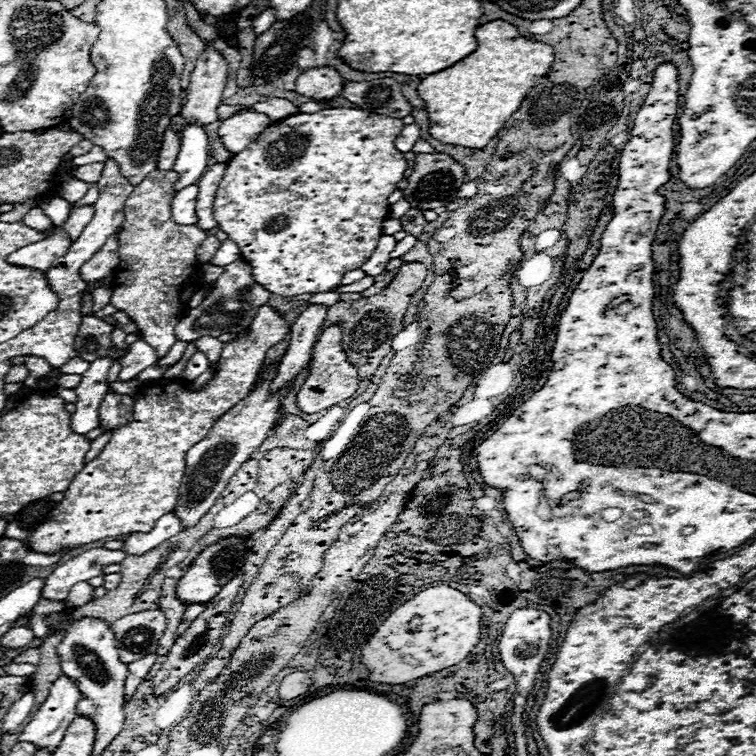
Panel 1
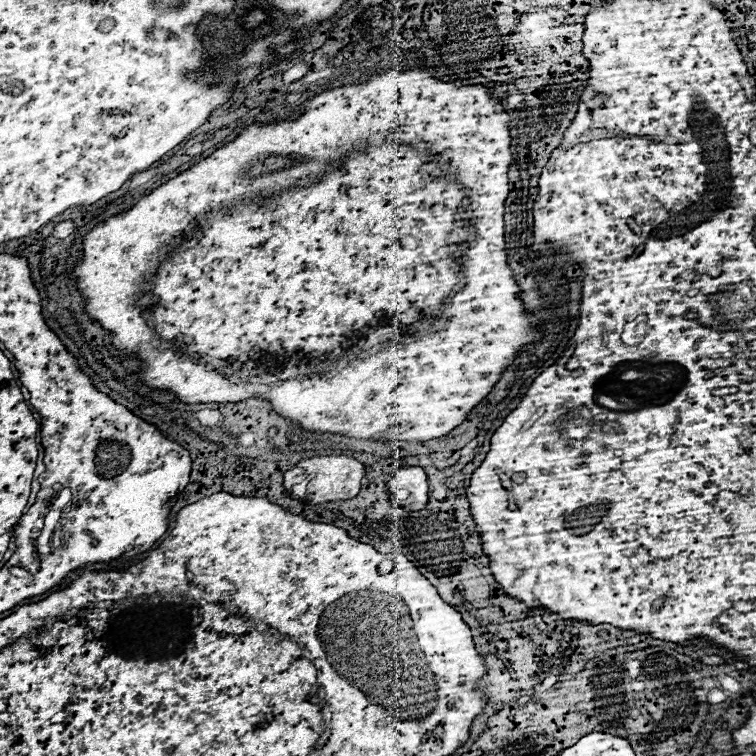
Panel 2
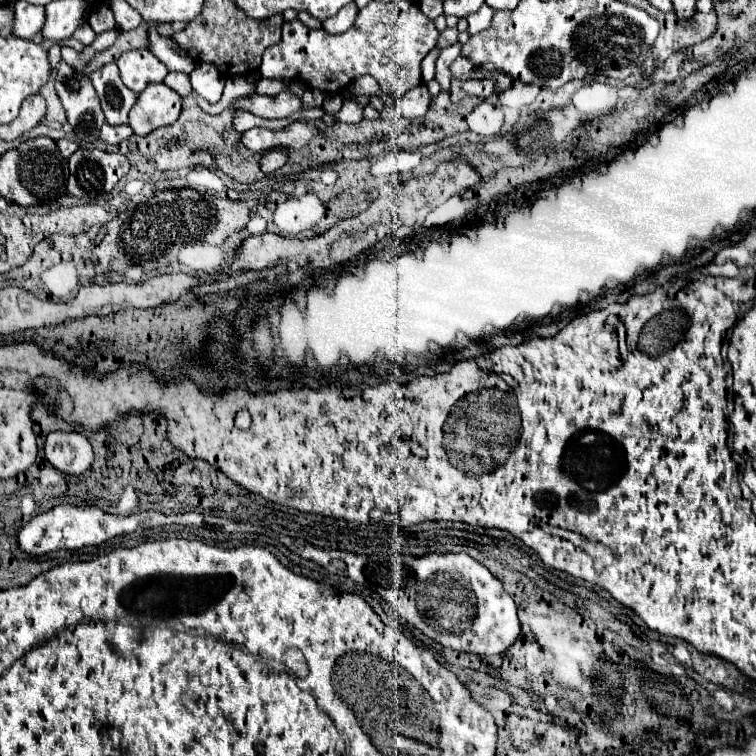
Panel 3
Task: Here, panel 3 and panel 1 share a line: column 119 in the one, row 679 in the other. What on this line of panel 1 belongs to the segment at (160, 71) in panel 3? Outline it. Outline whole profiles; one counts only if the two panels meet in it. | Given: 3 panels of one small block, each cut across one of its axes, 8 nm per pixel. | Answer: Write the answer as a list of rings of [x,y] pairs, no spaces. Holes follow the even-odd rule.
[[[66,676],[58,678],[52,684],[52,690],[40,710],[18,734],[18,742],[30,742],[36,746],[36,750],[46,748],[48,752],[54,752],[64,738],[66,728],[76,718],[78,700],[80,692],[76,684],[70,682]]]

